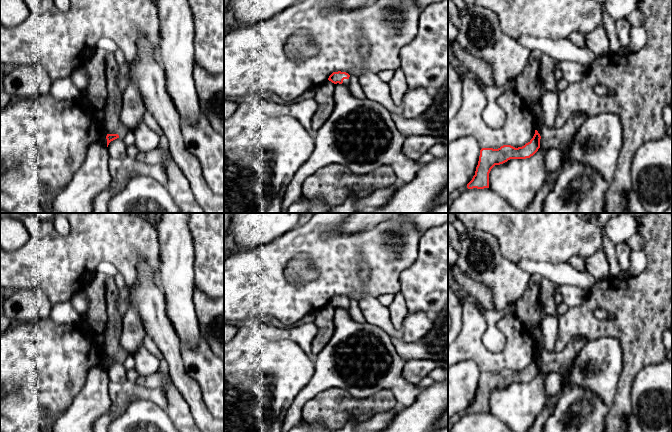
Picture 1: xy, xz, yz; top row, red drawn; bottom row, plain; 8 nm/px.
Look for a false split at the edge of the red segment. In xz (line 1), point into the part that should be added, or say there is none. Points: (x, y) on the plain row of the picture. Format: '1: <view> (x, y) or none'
1: xz (346, 306)

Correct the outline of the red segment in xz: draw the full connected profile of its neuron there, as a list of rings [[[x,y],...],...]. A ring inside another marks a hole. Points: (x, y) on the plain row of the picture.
[[[338,295],[338,296],[333,296],[329,300],[328,304],[334,308],[339,307],[339,308],[343,308],[343,309],[349,311],[349,308],[350,308],[349,301],[350,301],[350,299],[348,297]]]

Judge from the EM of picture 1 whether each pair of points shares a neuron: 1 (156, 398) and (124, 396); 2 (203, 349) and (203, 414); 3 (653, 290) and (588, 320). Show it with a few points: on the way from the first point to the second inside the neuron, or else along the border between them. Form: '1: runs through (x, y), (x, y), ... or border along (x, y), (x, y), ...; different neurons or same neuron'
1: runs through (148, 394), (132, 394); same neuron
2: border along (194, 379), (199, 386), (202, 401), (213, 417); different neurons
3: runs through (637, 306), (617, 326), (604, 326); same neuron

